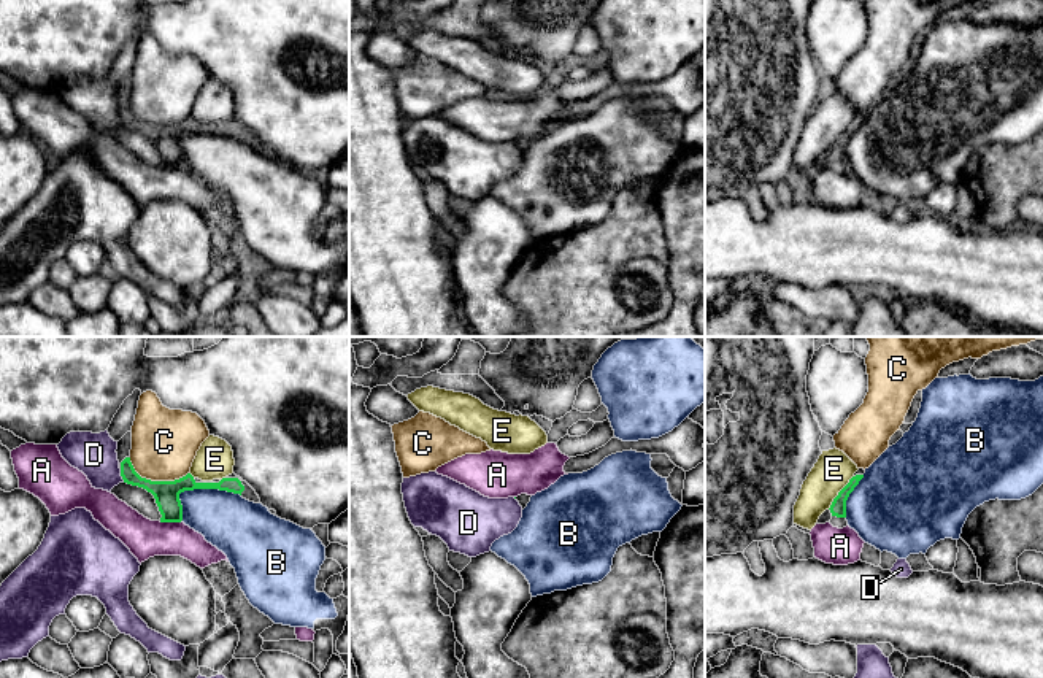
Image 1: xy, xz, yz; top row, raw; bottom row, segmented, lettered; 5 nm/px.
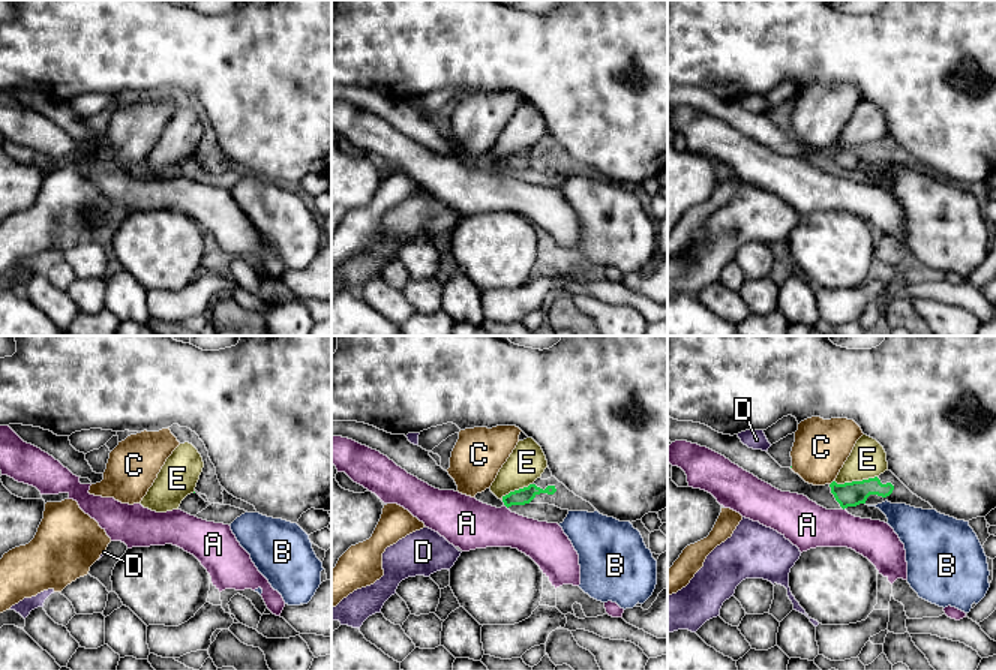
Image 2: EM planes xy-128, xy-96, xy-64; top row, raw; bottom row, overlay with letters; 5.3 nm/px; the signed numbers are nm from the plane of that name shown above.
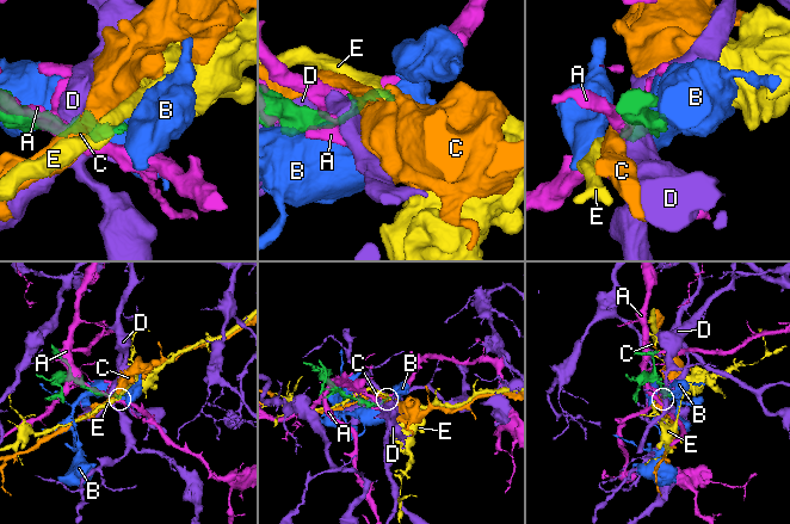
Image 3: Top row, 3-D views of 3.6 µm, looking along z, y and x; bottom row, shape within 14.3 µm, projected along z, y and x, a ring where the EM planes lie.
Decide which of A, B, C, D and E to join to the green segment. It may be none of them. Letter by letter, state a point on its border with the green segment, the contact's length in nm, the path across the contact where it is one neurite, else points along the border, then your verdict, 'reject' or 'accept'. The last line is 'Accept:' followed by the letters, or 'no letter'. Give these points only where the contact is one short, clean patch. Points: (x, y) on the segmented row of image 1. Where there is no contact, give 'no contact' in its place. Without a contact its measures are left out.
A: xy (170, 521) | 120 nm | along xy (181, 520), (159, 521) | reject
B: xy (197, 488) | 340 nm | reject
C: xy (156, 481) | 320 nm | along xy (129, 458), (134, 469), (151, 480), (178, 480), (188, 472) | reject
D: xy (121, 475) | 80 nm | reject
E: yz (839, 493) | 220 nm | along yz (853, 475), (827, 508) | reject
Accept: no letter

